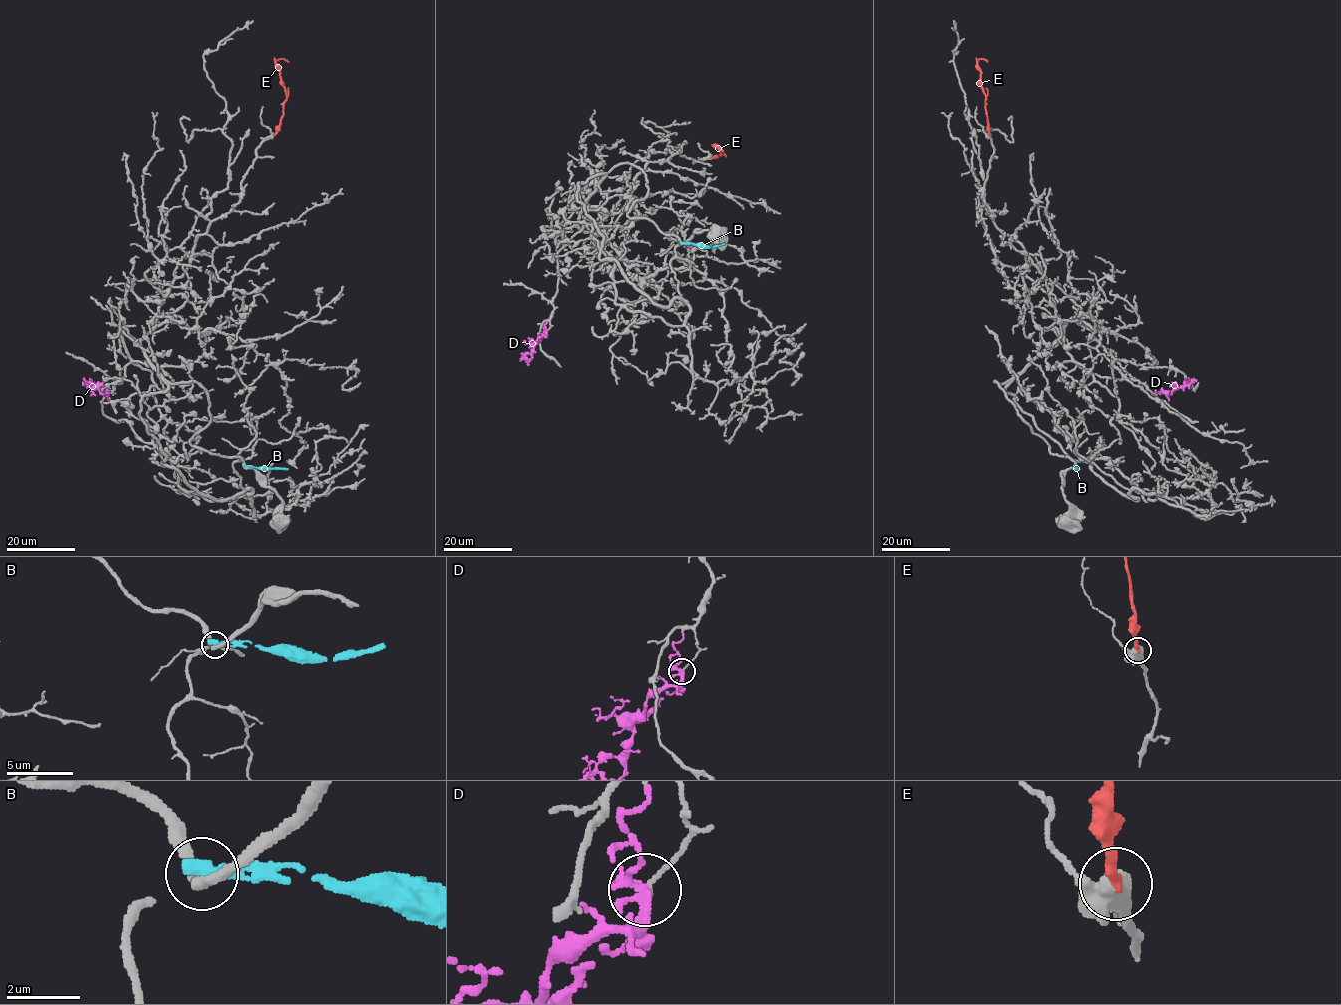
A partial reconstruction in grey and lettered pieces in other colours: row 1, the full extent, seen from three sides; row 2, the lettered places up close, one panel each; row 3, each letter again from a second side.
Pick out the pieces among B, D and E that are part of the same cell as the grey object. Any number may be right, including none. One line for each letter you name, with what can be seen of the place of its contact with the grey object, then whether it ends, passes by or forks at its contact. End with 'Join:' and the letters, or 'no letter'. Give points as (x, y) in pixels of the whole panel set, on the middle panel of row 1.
E: meets grey at (712, 157); it ends there
Join: E

